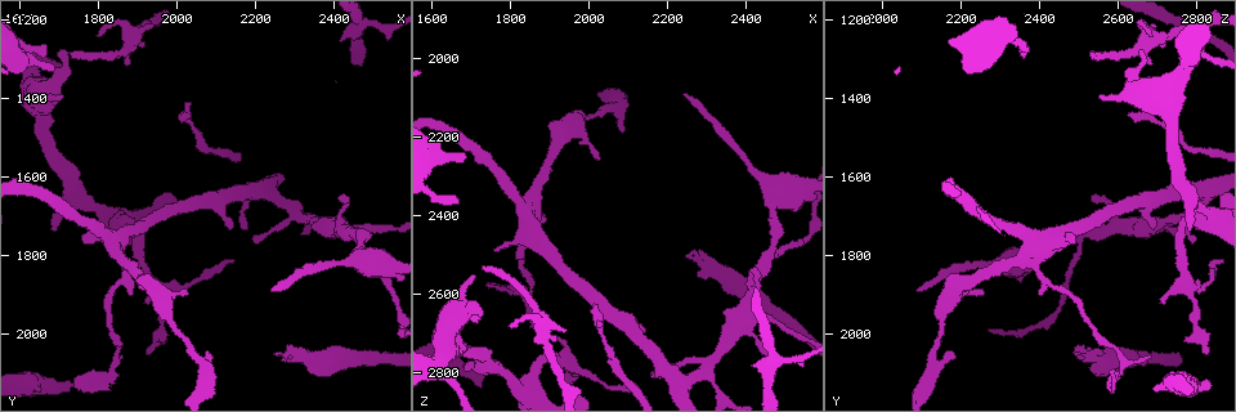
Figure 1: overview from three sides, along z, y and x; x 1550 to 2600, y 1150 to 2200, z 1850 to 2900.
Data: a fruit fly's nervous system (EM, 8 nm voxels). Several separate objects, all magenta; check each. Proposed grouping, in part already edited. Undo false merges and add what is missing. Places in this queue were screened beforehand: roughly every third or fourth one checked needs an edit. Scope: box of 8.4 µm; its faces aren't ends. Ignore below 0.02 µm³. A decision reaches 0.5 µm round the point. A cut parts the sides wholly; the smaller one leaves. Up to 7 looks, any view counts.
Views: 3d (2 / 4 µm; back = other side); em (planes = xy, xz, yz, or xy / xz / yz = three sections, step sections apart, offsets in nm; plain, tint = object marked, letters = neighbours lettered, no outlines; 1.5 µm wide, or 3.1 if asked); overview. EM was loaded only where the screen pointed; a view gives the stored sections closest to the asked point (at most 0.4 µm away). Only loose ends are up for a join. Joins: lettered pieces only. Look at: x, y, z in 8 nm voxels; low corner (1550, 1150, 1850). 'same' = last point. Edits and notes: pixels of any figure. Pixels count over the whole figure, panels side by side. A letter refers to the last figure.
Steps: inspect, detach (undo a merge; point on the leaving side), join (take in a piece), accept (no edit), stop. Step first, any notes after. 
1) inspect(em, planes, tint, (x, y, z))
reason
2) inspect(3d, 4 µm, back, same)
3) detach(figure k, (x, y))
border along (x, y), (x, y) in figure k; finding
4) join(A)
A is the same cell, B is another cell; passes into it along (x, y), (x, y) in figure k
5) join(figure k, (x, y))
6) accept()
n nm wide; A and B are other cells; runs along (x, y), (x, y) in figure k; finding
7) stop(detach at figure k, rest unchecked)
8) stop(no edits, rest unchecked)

inspect(em, yz, step 8, tint, (1850, 2070, 2615))
sharp bend

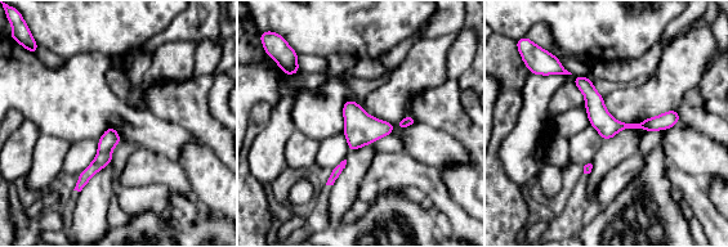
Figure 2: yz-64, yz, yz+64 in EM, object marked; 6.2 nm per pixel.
inspect(em, planes, letters, same)

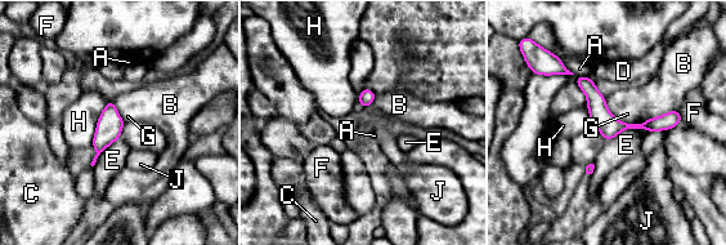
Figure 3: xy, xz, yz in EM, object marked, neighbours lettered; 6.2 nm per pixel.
accept()
A, B, C, D, E, F, G, H and J are other cells; border along (606, 106), (617, 119), (639, 124) in figure 3; all the same neuron

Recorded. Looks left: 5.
inspect(em, xz, step 8, tint, (1730, 2135, 2835))
free end

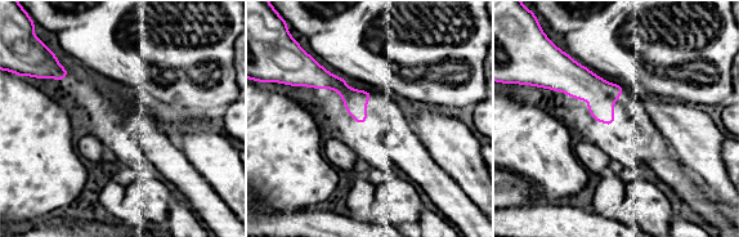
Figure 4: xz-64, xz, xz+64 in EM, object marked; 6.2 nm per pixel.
inspect(em, planes, letters, same)

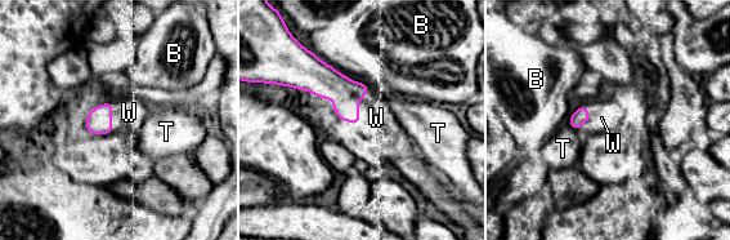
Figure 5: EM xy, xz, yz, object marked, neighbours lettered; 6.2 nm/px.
join(W)
W is the same cell, B and T are other cells; it goes on there

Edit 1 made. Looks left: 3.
inspect(em, planes, tint, (2075, 2085, 2130))
sudden change in width

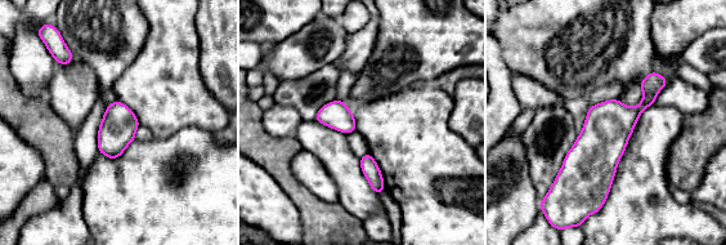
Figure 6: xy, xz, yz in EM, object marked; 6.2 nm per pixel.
inspect(em, planes, letters, same)

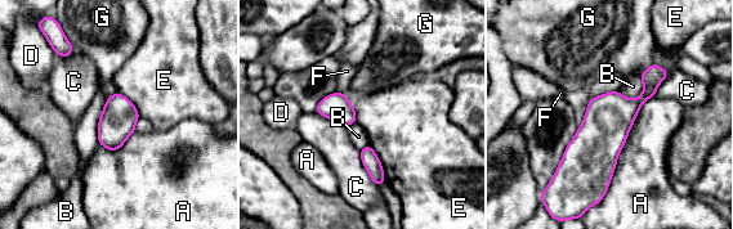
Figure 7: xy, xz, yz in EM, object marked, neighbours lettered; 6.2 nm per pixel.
accept()
A, B, C, D, E, F and G are other cells; runs along (661, 71), (598, 142), (595, 191) in figure 7; all the same neuron

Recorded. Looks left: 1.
stop(join at figure 5, rest unchecked)

